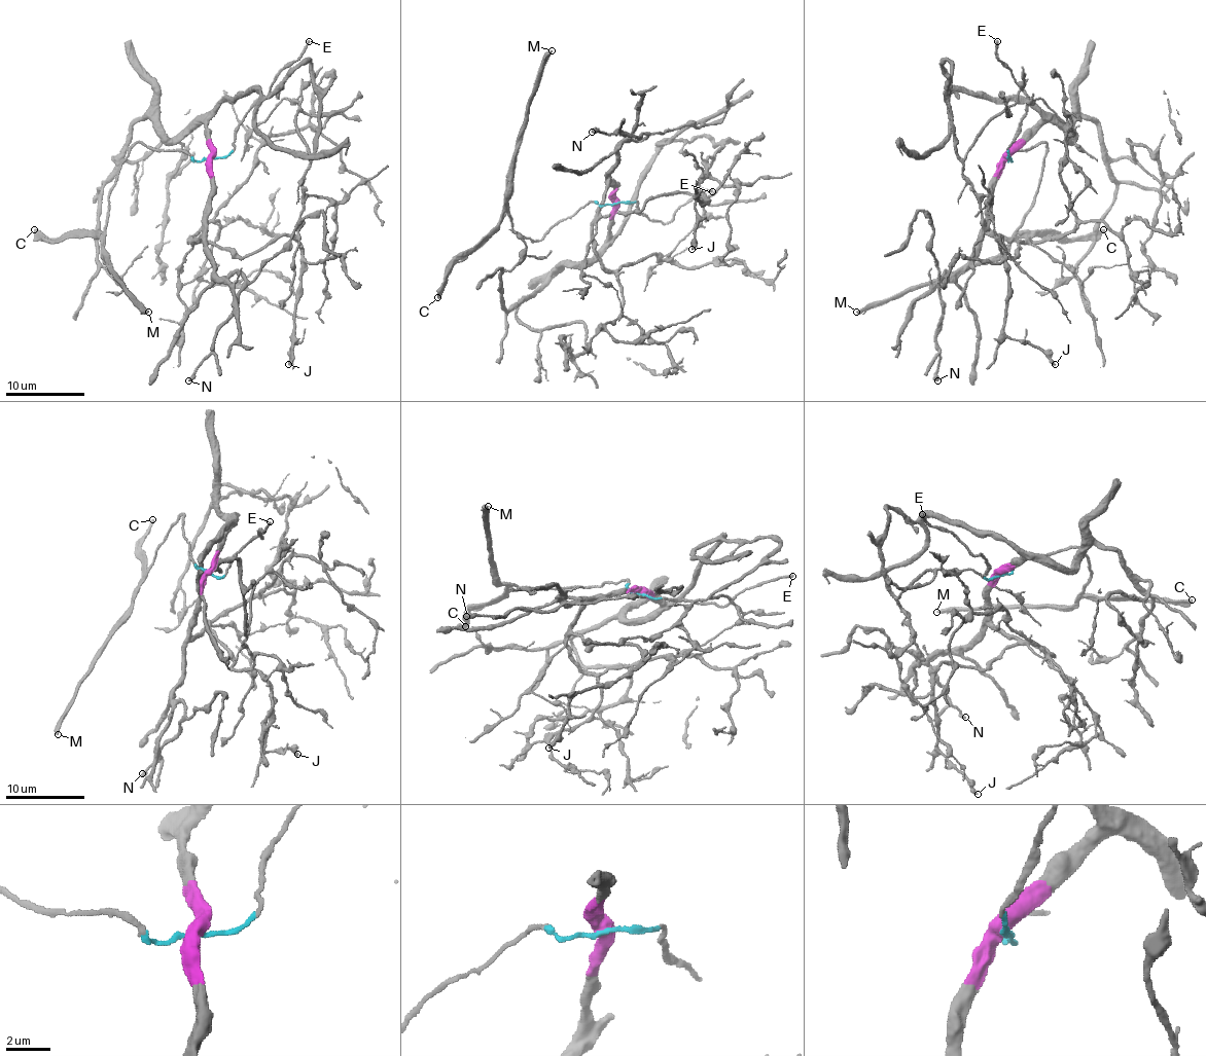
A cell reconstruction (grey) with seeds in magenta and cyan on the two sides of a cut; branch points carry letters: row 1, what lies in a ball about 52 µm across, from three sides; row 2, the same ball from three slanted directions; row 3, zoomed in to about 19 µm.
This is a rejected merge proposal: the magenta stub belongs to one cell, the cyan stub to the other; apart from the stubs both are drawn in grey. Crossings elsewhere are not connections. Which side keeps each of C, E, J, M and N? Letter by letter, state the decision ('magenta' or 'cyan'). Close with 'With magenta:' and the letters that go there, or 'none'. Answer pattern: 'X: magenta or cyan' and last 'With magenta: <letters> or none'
C: cyan
E: cyan
J: magenta
M: cyan
N: magenta
With magenta: J, N

